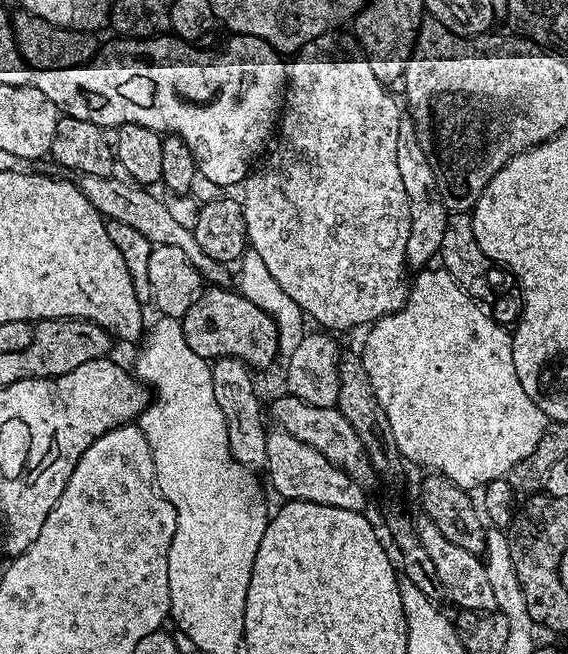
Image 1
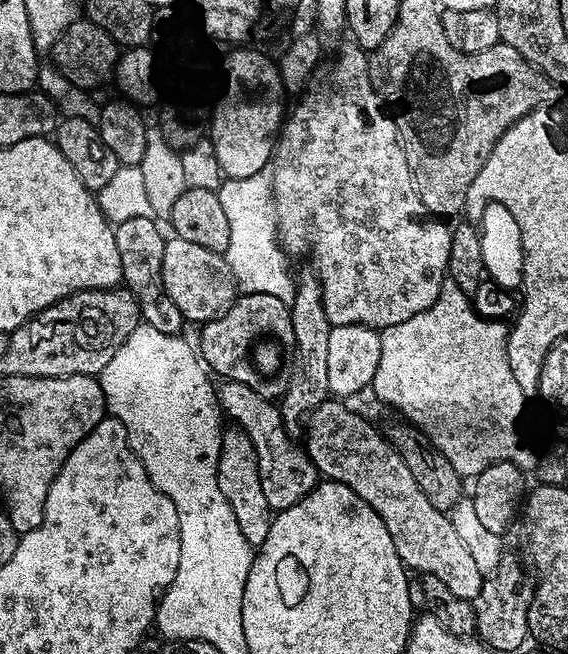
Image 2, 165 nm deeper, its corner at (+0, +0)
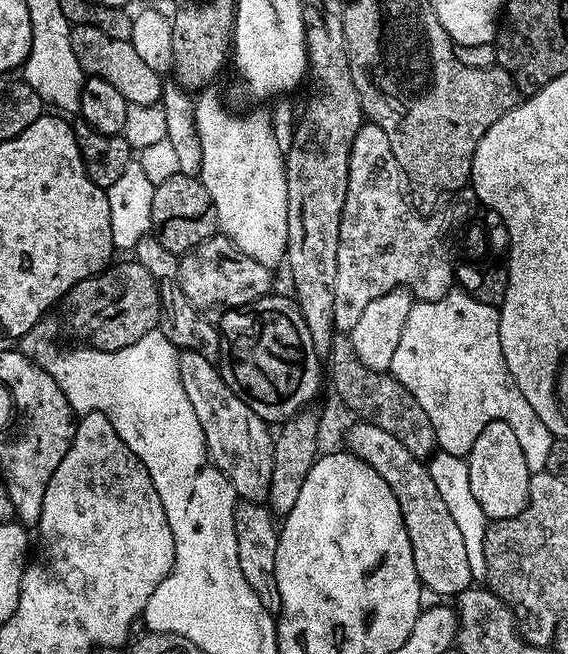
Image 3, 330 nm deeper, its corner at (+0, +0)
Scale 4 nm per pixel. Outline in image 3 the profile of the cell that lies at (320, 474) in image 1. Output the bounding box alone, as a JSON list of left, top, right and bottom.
[180,351,273,502]

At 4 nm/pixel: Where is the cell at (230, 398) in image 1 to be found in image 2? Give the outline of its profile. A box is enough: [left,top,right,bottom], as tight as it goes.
[218,426,273,546]

